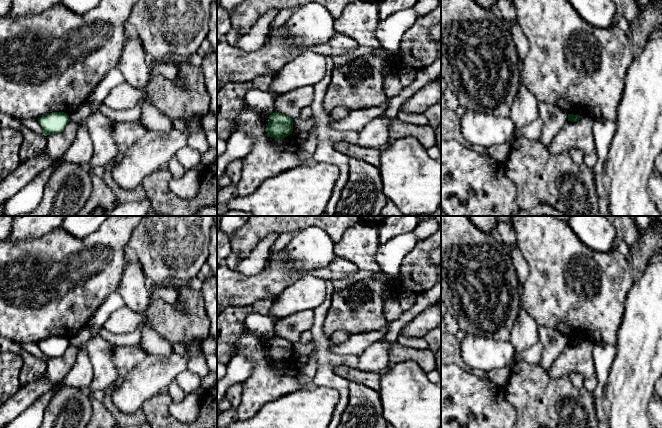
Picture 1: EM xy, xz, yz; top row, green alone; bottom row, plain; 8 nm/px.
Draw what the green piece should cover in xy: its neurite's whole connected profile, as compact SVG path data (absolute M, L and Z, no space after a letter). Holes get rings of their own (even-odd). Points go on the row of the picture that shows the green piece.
M52 112L37 119L44 130L44 135L53 135L62 132L68 122L69 115L64 112Z

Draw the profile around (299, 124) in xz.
M312 116L309 119L302 119L300 117L293 119L293 129L298 131L310 132L315 124L315 119Z

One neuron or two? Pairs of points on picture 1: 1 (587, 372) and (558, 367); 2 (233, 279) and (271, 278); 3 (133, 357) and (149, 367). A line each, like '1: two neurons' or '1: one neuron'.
1: one neuron
2: one neuron
3: two neurons

